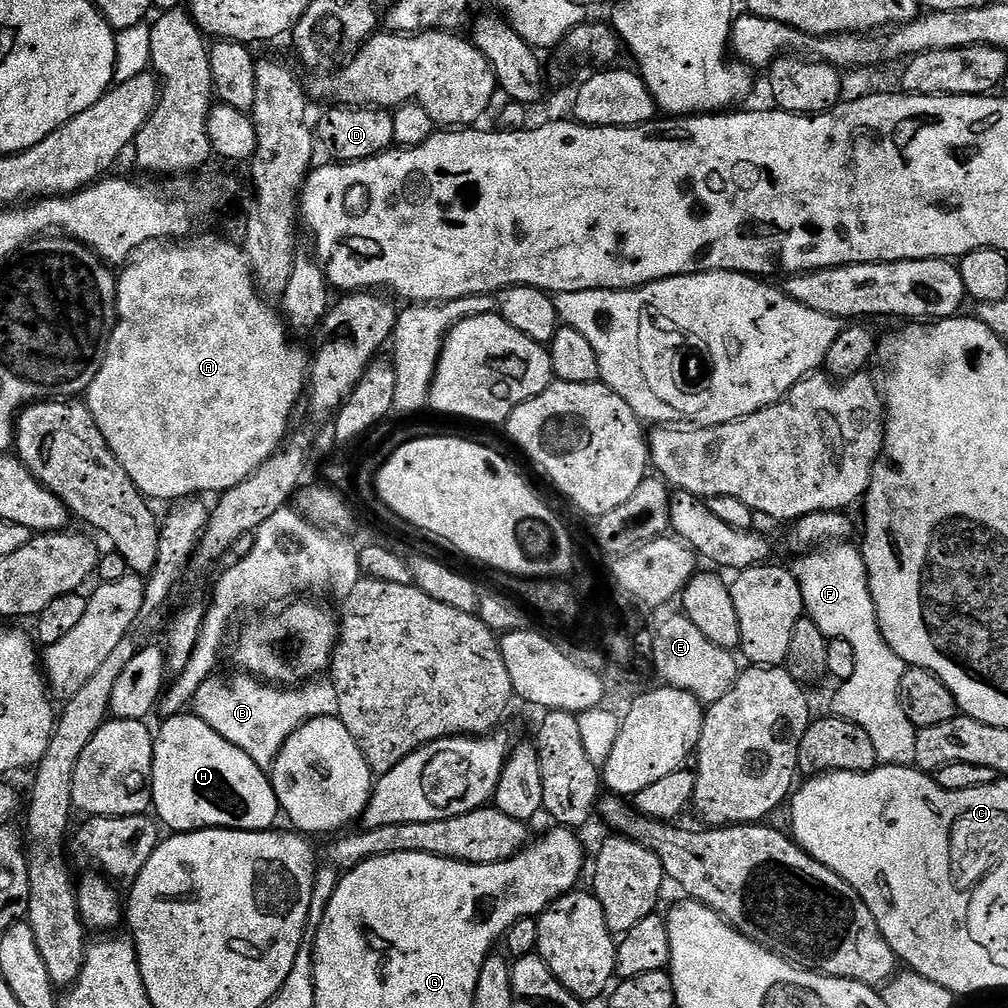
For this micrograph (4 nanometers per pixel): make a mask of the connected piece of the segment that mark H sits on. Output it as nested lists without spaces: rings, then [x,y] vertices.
[[[195,714],[170,716],[154,736],[152,759],[152,803],[159,823],[173,833],[199,832],[202,828],[229,828],[239,832],[267,832],[275,829],[276,816],[281,815],[280,803],[274,794],[269,773],[260,768],[238,746],[226,742],[202,718]]]

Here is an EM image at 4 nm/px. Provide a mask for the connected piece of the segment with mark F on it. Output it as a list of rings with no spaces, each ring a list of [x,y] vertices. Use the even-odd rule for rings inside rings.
[[[841,542],[835,546],[820,546],[815,550],[805,551],[801,555],[804,557],[796,565],[791,565],[790,571],[800,587],[806,616],[817,624],[818,630],[828,640],[845,640],[850,642],[850,647],[854,650],[854,674],[850,674],[850,678],[837,687],[840,689],[832,700],[831,715],[854,722],[854,726],[862,726],[881,765],[906,768],[915,765],[916,762],[914,742],[918,731],[910,722],[910,718],[906,718],[900,701],[900,683],[906,665],[898,654],[894,654],[894,650],[880,634],[876,623],[876,607],[872,604],[872,595],[868,593],[862,556],[857,549],[855,552],[852,546],[851,543]]]

